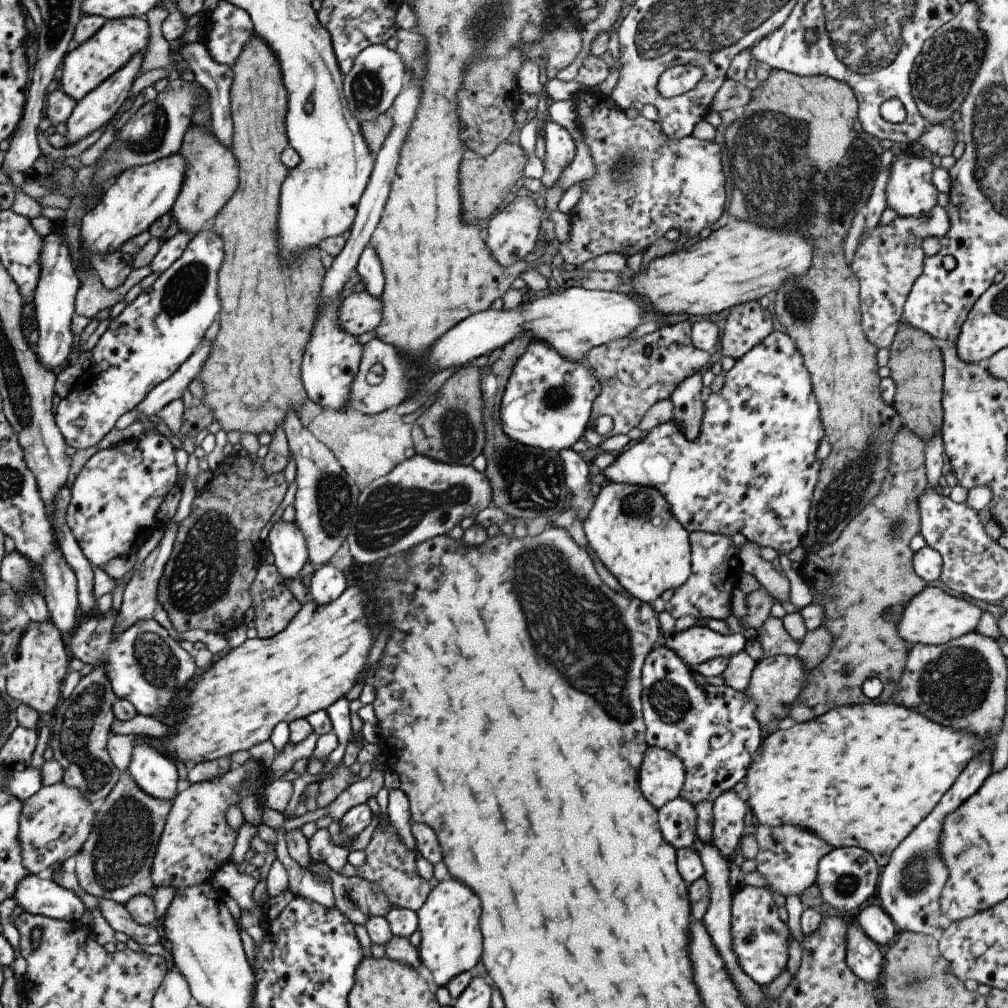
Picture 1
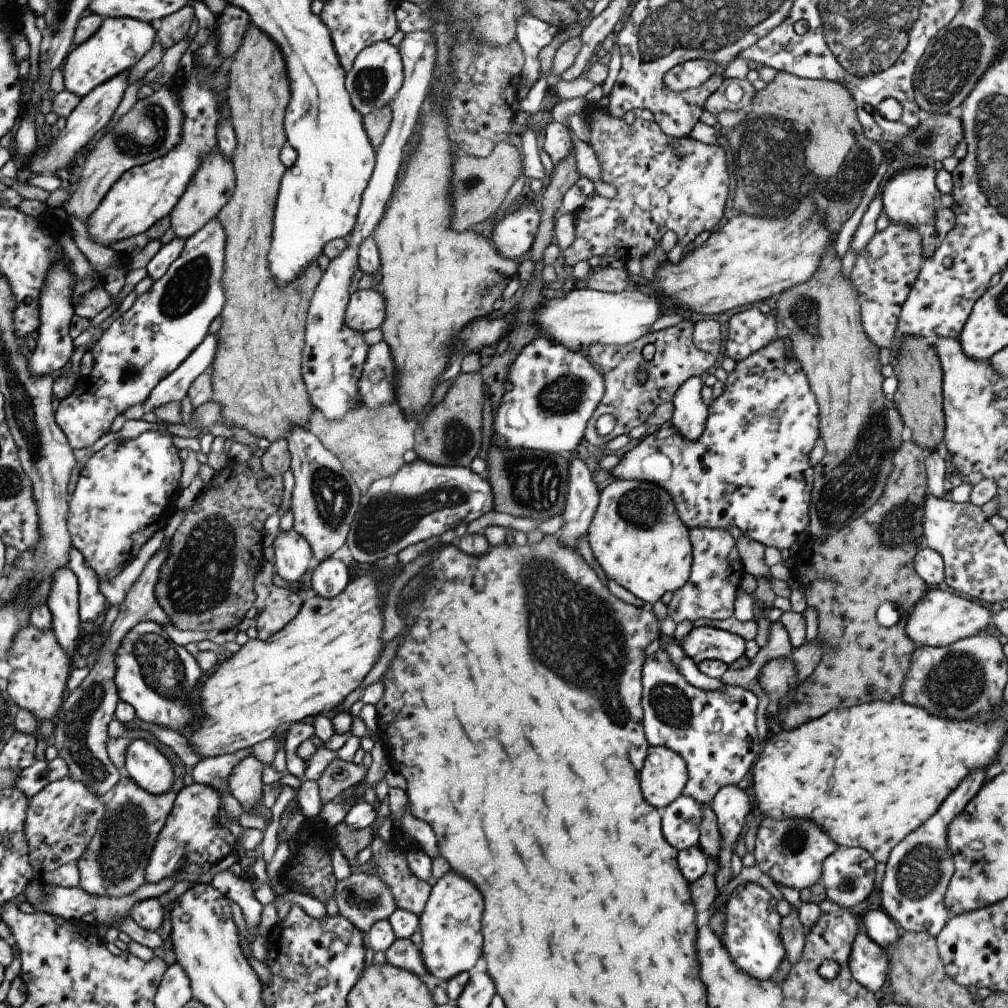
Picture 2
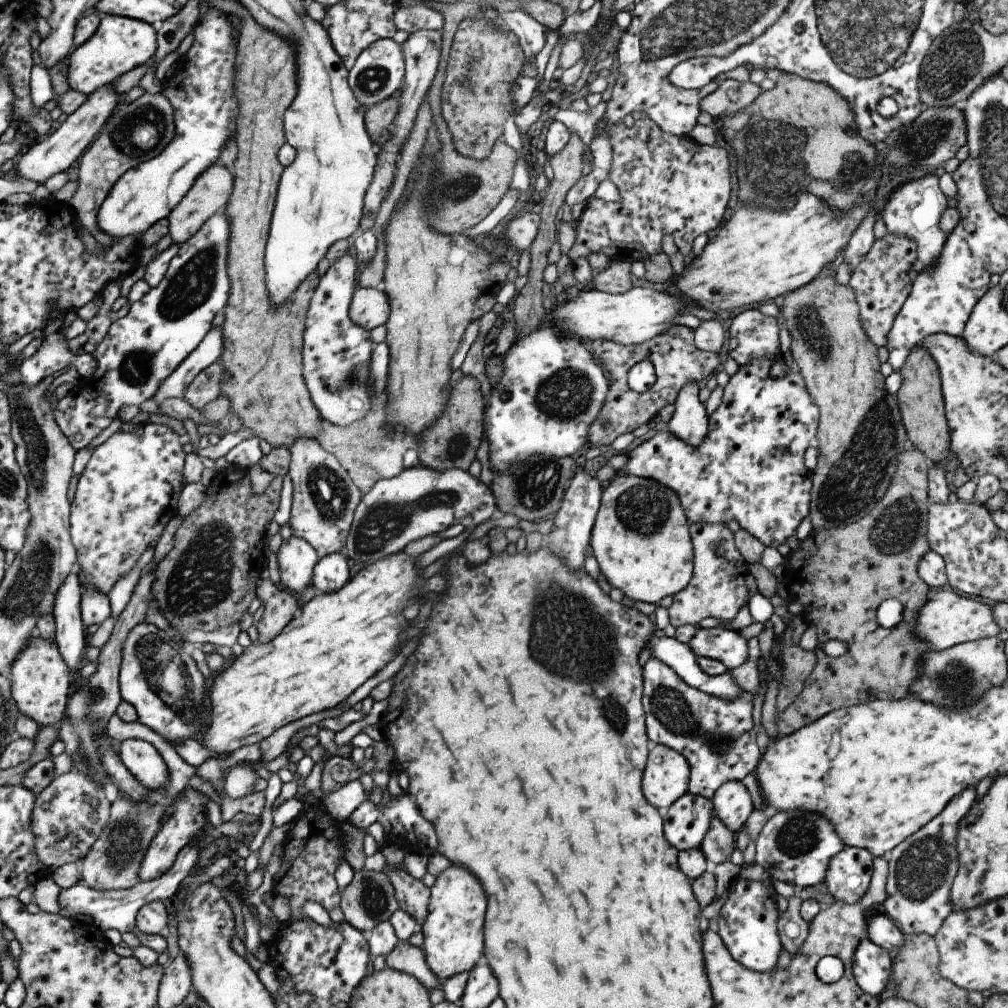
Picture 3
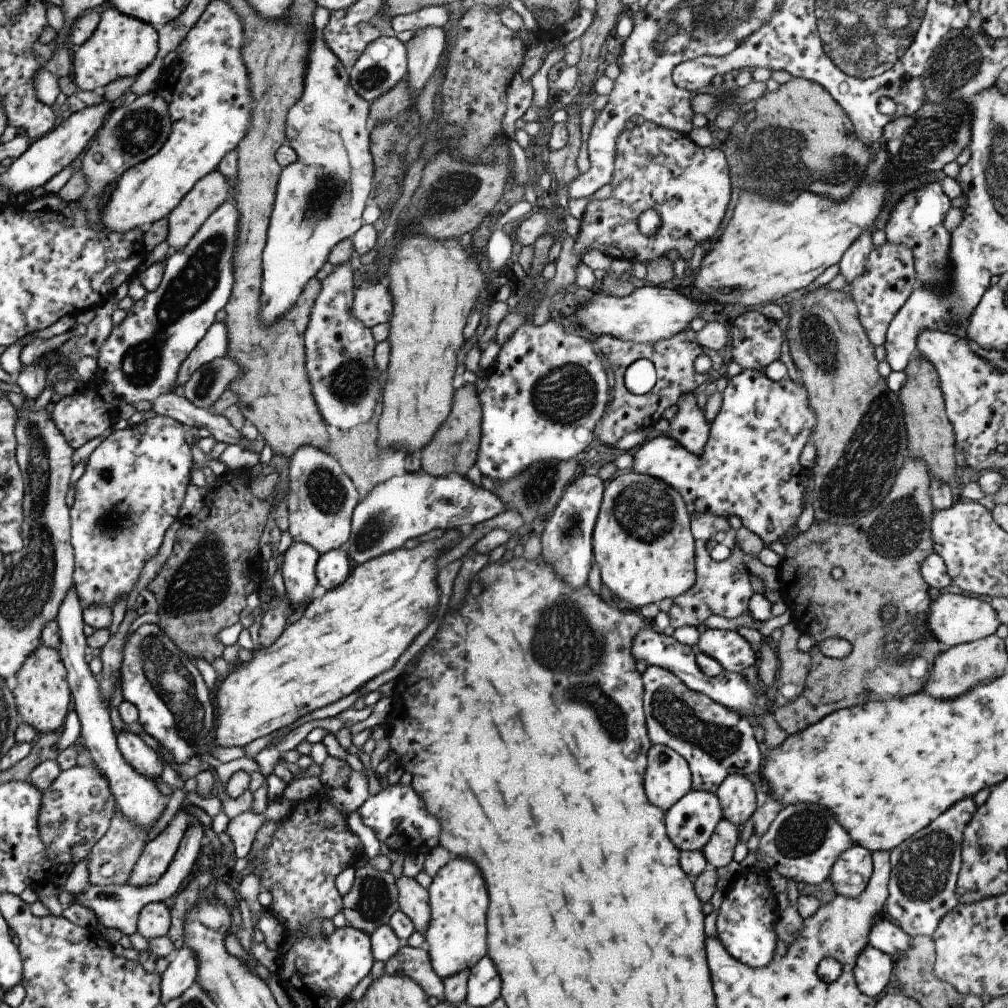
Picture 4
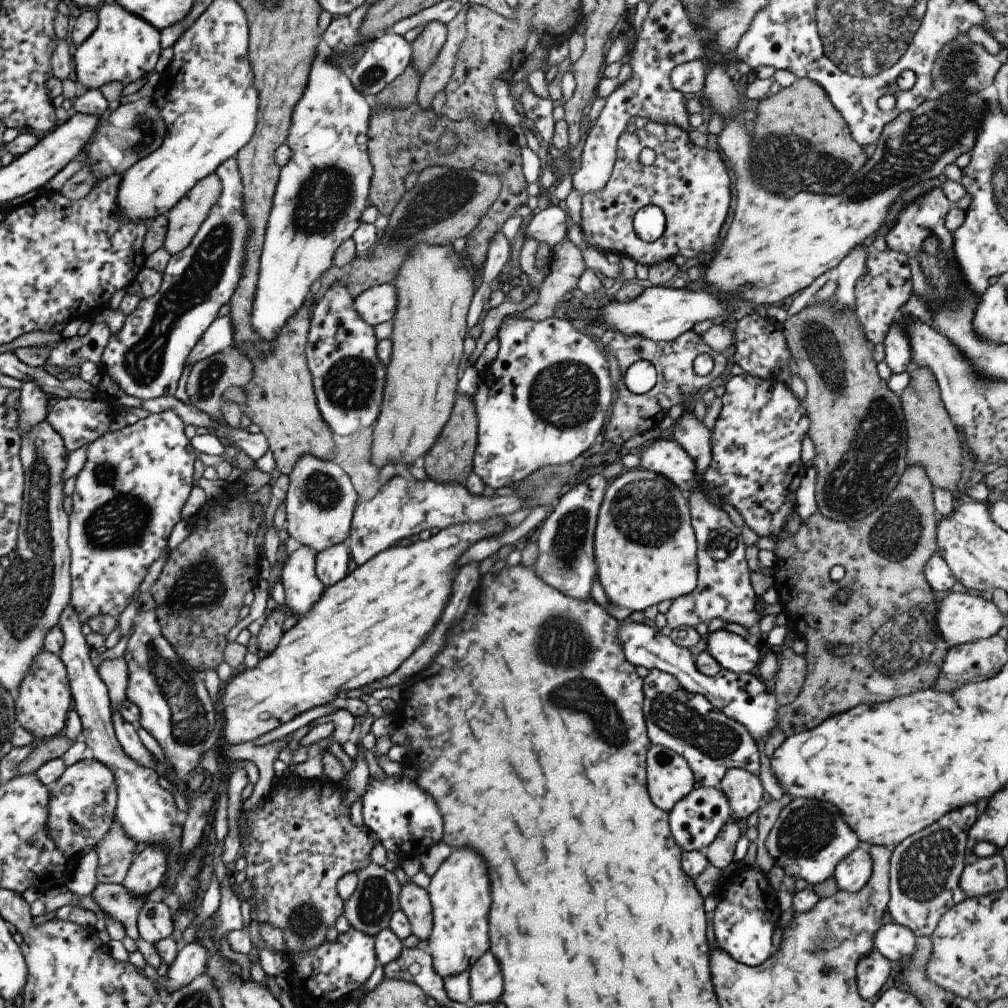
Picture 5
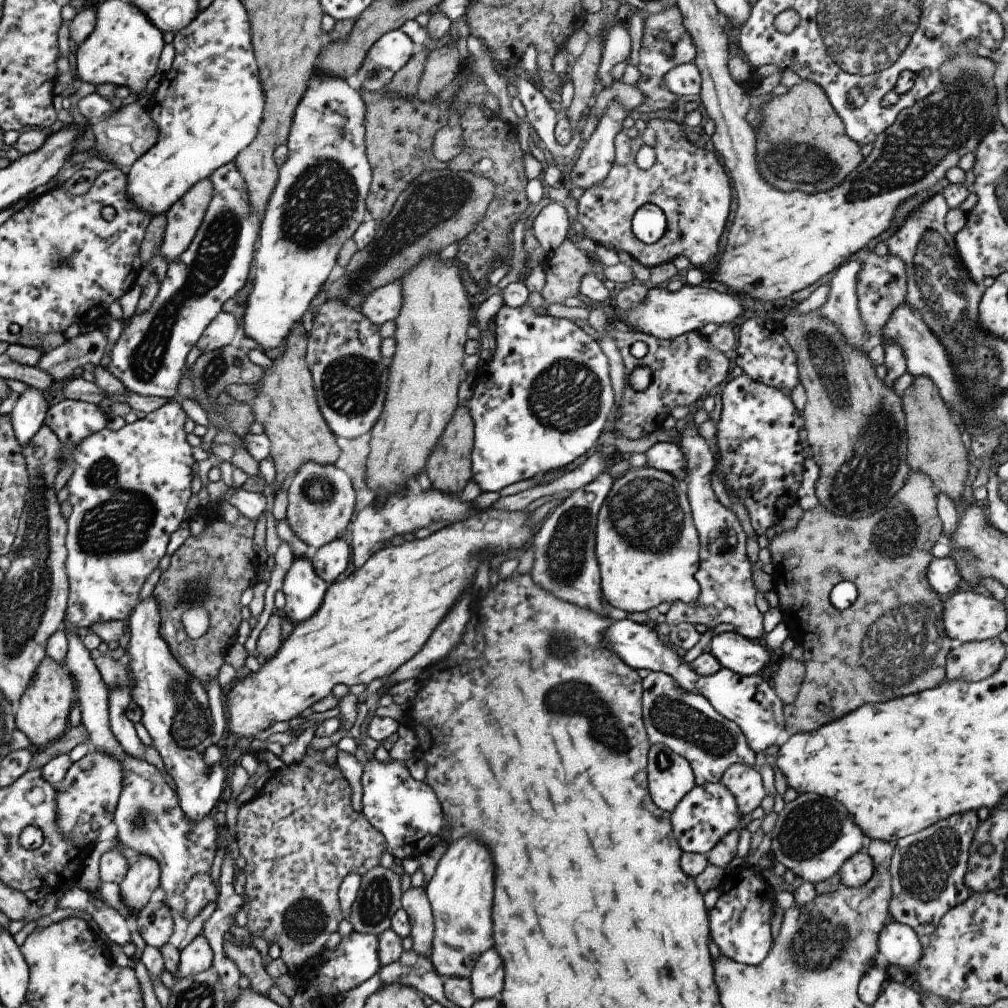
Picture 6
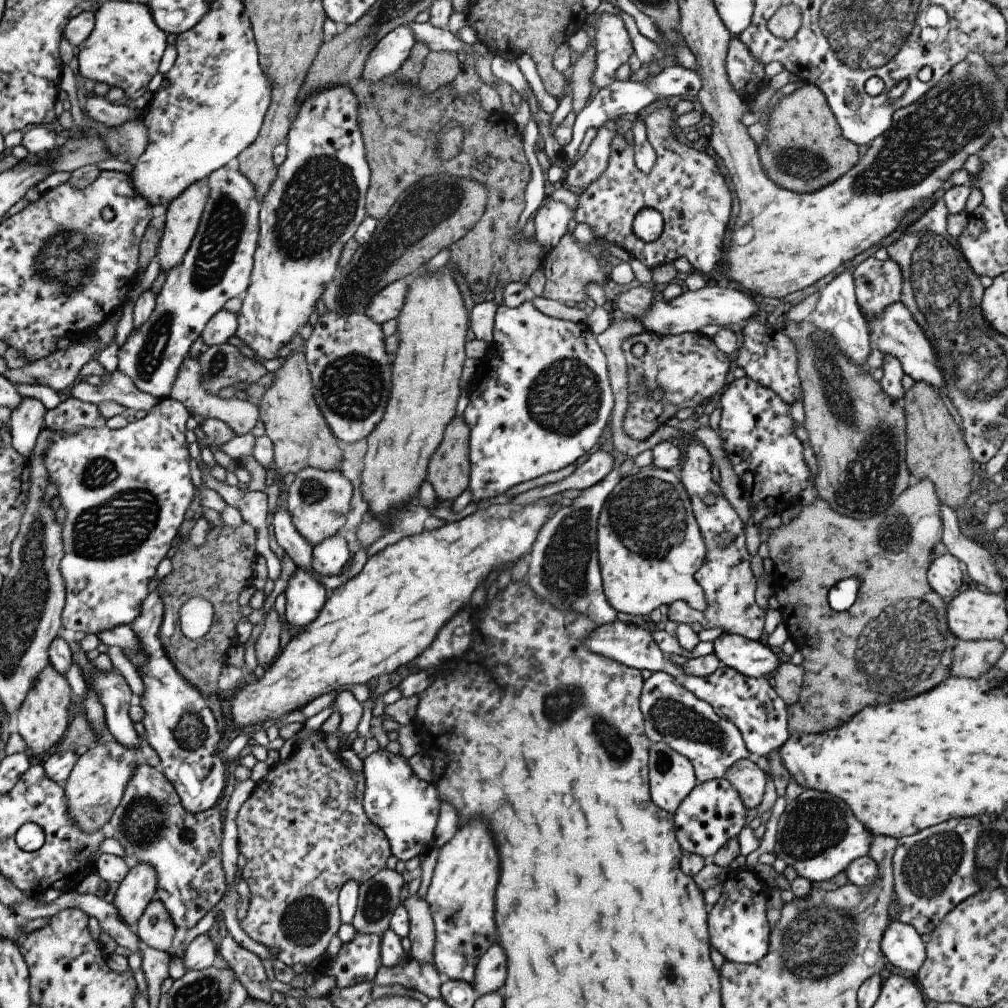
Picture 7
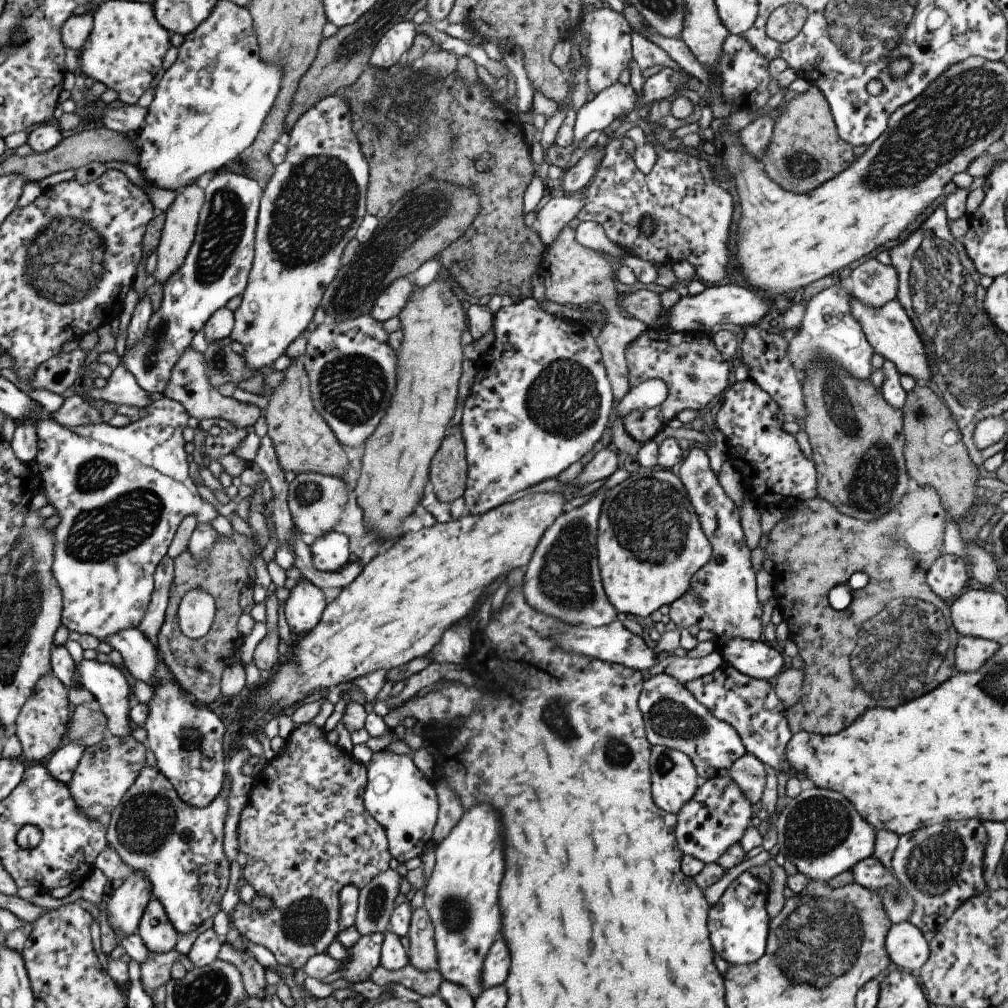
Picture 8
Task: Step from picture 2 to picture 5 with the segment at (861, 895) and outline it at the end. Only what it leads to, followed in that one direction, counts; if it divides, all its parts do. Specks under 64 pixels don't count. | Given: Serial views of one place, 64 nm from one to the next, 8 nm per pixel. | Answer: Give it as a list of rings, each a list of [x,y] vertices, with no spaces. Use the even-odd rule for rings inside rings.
[[[863,844],[836,865],[833,877],[838,890],[857,893],[870,880],[871,874],[872,857]]]

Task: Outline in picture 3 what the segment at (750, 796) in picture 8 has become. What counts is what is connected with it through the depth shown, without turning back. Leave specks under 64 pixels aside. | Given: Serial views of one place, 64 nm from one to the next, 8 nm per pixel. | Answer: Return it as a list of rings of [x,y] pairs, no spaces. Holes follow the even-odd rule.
[[[740,781],[725,782],[716,790],[711,801],[715,814],[736,835],[755,810],[748,789]]]

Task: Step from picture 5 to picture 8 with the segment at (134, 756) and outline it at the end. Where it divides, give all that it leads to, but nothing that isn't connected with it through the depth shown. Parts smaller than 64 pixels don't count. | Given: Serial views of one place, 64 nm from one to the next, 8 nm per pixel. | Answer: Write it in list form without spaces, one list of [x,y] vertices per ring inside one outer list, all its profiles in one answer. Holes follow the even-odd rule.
[[[83,659],[78,664],[83,688],[95,697],[97,706],[107,718],[107,728],[114,737],[130,737],[130,685],[124,674],[110,663]]]

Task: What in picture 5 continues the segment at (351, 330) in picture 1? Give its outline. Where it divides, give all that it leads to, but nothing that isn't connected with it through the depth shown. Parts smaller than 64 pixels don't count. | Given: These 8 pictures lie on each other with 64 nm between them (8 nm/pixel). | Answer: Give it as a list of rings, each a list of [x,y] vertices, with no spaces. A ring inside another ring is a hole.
[[[384,283],[363,290],[354,298],[353,305],[360,318],[370,326],[392,320],[397,305],[396,287]]]

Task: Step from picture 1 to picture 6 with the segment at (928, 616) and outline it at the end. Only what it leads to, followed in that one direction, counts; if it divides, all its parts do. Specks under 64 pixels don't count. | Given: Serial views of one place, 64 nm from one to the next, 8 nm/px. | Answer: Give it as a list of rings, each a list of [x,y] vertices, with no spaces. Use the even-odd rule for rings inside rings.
[[[969,588],[968,592],[957,592],[943,602],[940,621],[946,636],[956,645],[998,637],[1000,632],[1007,628],[1007,612],[1004,603],[997,601],[993,596],[972,592],[972,588]]]

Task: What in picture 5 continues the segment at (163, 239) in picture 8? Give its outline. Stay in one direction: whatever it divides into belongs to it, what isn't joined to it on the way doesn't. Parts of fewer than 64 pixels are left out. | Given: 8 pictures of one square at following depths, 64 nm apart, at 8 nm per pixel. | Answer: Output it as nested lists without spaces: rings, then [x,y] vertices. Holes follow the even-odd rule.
[[[209,174],[197,182],[192,190],[170,212],[167,212],[167,233],[163,246],[171,255],[183,251],[206,220],[221,195],[221,180]]]

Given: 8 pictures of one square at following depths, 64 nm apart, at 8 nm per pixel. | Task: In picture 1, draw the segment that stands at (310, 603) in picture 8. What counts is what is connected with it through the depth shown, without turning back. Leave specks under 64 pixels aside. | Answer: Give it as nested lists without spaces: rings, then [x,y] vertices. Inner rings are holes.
[[[278,519],[270,528],[268,542],[267,549],[275,556],[274,564],[284,580],[296,578],[309,560],[307,542],[298,525]]]

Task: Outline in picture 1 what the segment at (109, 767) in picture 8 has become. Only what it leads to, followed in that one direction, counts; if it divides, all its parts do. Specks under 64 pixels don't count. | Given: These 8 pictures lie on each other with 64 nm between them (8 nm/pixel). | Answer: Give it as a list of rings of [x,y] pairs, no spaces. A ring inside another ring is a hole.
[[[56,783],[44,785],[27,798],[22,805],[19,818],[19,843],[24,868],[32,874],[38,874],[54,863],[62,863],[68,857],[75,856],[91,831],[96,810],[92,803],[75,788]]]

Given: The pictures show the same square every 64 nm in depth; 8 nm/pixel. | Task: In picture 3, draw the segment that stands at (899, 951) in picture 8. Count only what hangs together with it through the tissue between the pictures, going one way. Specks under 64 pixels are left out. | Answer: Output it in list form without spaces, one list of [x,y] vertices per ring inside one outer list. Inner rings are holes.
[[[883,913],[875,915],[871,921],[868,919],[866,936],[874,944],[881,946],[883,949],[886,949],[888,952],[892,953],[900,948],[905,938],[903,932],[900,930],[897,924],[888,915]]]

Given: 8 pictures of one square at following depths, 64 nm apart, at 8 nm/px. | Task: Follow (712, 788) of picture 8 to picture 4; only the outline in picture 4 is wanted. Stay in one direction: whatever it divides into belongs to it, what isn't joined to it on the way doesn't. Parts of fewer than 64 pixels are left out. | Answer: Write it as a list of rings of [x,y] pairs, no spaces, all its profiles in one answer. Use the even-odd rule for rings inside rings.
[[[691,790],[665,811],[666,832],[681,851],[702,851],[722,818],[715,793]]]

